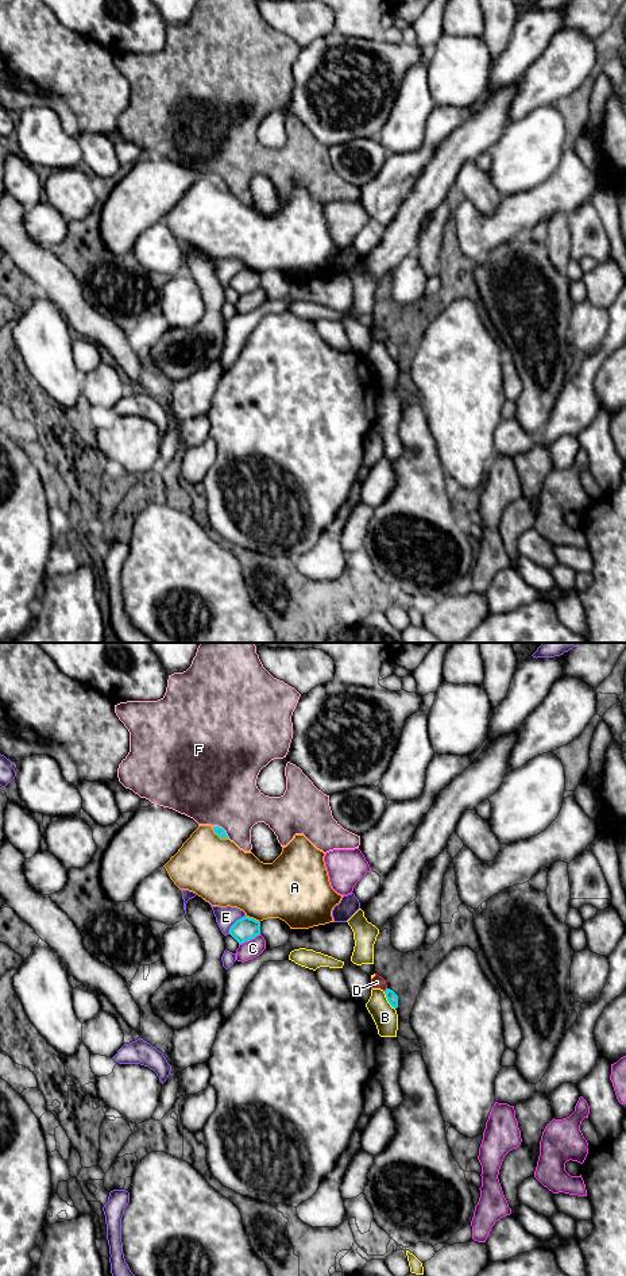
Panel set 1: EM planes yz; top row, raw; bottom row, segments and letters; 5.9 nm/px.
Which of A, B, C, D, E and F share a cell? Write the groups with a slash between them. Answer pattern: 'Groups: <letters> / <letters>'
Groups: A / B / C / D E / F

